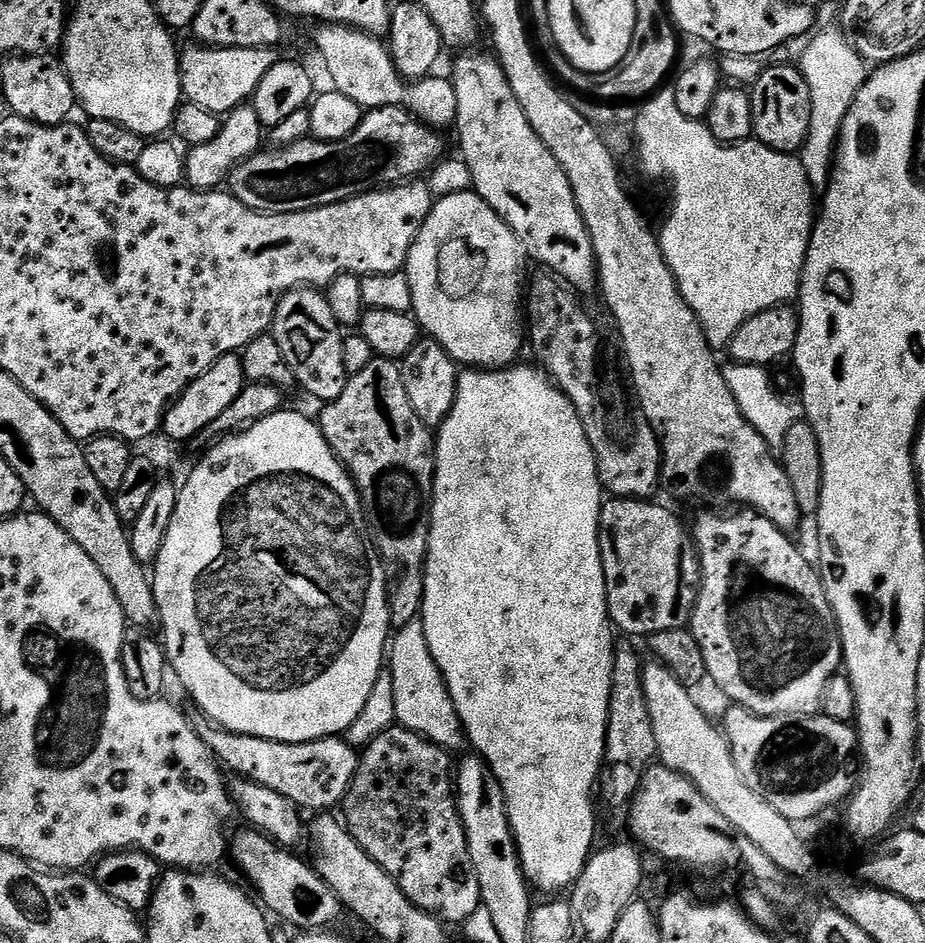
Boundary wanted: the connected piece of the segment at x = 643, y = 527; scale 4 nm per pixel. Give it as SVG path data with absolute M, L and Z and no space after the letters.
M608 498L605 499L604 505L600 508L600 553L602 554L602 570L604 571L604 577L606 578L606 594L608 595L608 614L609 617L617 629L620 628L629 637L637 638L636 636L641 636L641 638L647 637L649 634L654 632L661 632L662 630L674 630L675 628L683 628L692 619L692 607L696 605L696 593L700 591L700 553L696 550L696 542L692 539L692 533L683 524L674 513L668 508L663 508L660 504L652 504L656 502L649 502L648 500L625 500L623 498Z

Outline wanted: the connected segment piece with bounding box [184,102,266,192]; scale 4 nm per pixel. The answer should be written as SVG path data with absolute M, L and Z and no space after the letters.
M250 102L239 104L234 110L230 110L223 117L218 135L210 138L210 142L191 145L187 149L184 158L184 178L187 187L194 188L198 192L216 190L220 184L231 177L232 172L244 160L261 151L260 144L266 140L266 129L262 118L258 118L258 110Z

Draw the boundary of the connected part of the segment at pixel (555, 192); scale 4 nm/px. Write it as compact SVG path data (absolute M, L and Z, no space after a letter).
M460 54L456 60L456 65L450 71L450 79L452 85L456 88L458 94L458 114L454 125L454 132L460 135L460 148L462 158L468 163L468 169L472 175L472 188L476 195L481 196L497 214L499 214L507 224L512 228L515 236L519 236L520 243L527 255L532 256L540 264L545 264L549 273L555 274L560 279L571 284L577 292L587 294L588 291L595 289L598 284L598 273L596 271L596 255L594 254L594 246L590 234L586 230L586 222L582 222L582 214L578 210L578 202L574 198L574 190L570 186L570 182L566 178L566 174L562 170L562 166L558 166L558 162L554 158L554 154L550 154L550 150L546 150L546 146L538 138L538 134L534 134L534 130L530 126L530 122L526 122L526 114L522 114L522 106L518 106L518 98L514 98L514 90L510 90L506 74L502 70L500 61L488 56L468 56L472 54Z

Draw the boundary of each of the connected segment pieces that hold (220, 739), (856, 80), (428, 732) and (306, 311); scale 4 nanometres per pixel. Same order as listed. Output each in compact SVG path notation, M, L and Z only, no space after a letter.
M196 710L193 713L190 716L192 729L232 776L241 776L250 782L258 782L258 786L267 786L269 790L282 794L282 798L290 798L290 802L308 814L324 814L332 810L335 804L336 807L343 805L344 796L356 773L358 759L357 749L349 745L346 739L327 736L321 740L287 744L231 732L213 724L203 712Z
M833 26L829 32L818 32L807 41L809 44L798 61L800 72L806 78L806 86L810 86L810 130L798 155L813 189L824 190L830 183L842 122L866 79L866 61L839 27Z
M419 619L411 620L408 627L399 629L391 637L390 671L394 678L396 724L434 742L440 748L448 749L449 753L463 753L463 748L466 748L464 724L458 718L458 710L450 698L442 670L438 662L434 662L434 654L430 654L424 626Z
M301 286L280 297L270 334L286 357L293 381L301 384L319 402L336 400L346 390L349 374L342 358L345 329L334 316L327 295L321 289Z

